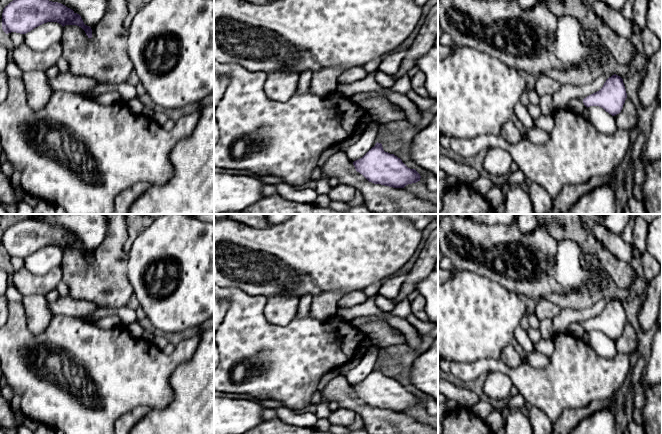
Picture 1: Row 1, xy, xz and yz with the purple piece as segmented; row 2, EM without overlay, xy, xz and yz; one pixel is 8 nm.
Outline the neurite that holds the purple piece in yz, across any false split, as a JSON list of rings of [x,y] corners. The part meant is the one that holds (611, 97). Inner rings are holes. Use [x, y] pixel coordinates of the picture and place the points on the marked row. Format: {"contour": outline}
{"contour": [[[614,74],[606,80],[599,91],[584,98],[583,103],[587,108],[599,106],[615,116],[621,112],[626,98],[627,93],[623,79]]]}

